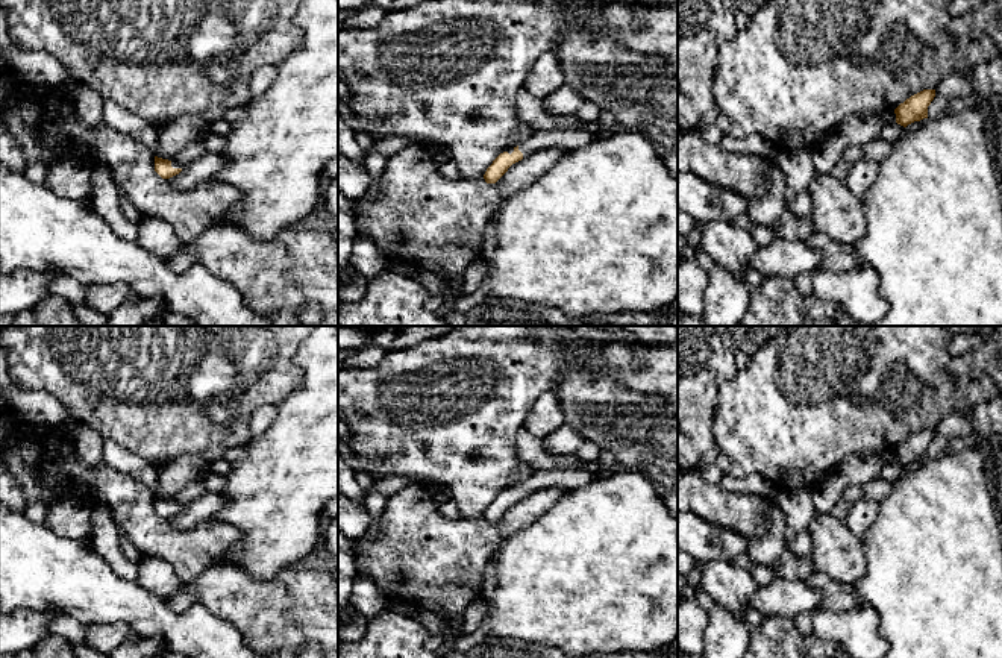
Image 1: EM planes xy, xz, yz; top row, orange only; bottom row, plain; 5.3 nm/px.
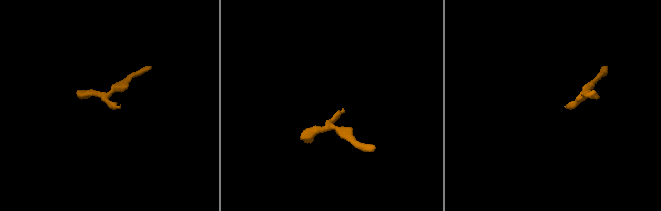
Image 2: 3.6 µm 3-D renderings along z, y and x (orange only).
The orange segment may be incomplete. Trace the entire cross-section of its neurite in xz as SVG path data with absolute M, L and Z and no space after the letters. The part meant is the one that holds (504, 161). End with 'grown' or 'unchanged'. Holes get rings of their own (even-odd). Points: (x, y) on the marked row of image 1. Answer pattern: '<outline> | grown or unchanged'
M584 129L535 130L528 141L500 153L487 168L484 179L487 183L496 183L512 164L531 156L534 152L550 147L575 150L591 141L593 135Z | grown

